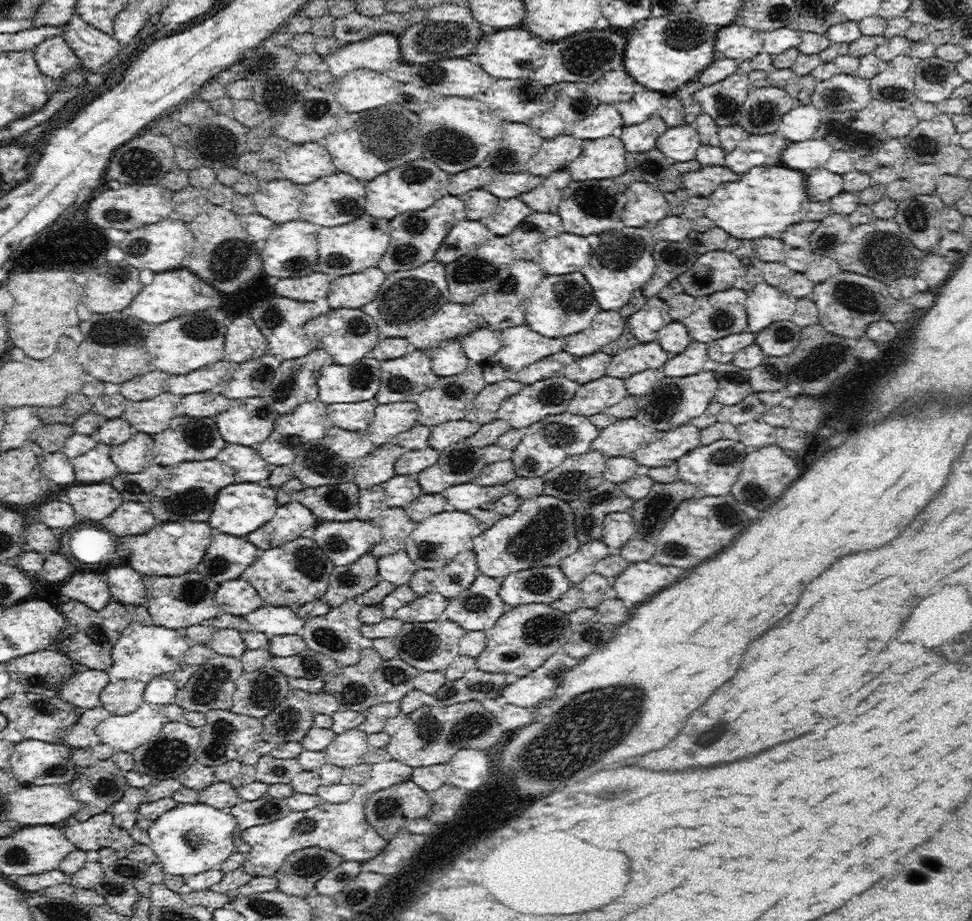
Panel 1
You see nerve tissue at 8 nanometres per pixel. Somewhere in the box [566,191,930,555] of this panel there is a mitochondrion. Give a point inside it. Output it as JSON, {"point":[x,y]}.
{"point":[886,254]}

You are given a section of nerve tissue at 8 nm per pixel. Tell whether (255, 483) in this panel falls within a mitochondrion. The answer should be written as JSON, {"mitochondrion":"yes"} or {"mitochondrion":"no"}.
{"mitochondrion":"no"}

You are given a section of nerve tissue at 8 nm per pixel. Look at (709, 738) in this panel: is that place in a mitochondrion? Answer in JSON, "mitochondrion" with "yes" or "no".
{"mitochondrion":"yes"}

